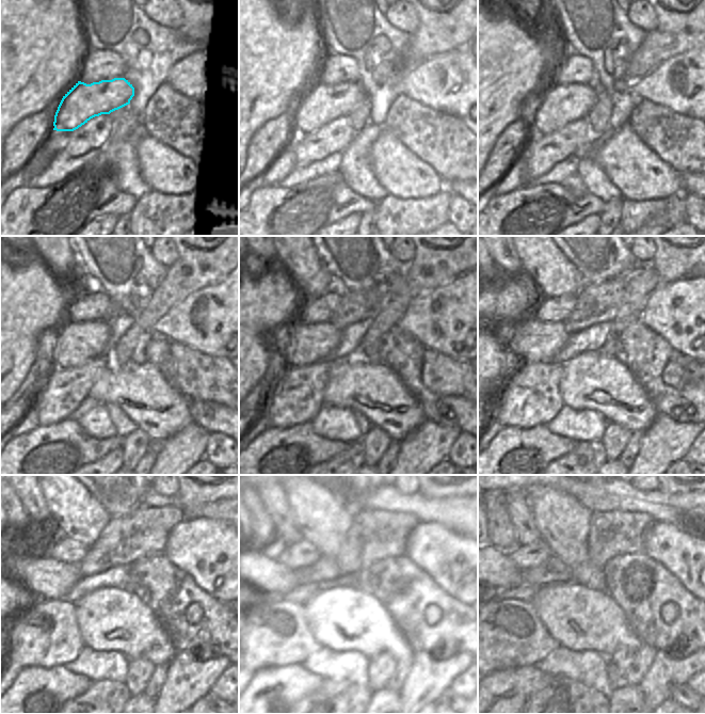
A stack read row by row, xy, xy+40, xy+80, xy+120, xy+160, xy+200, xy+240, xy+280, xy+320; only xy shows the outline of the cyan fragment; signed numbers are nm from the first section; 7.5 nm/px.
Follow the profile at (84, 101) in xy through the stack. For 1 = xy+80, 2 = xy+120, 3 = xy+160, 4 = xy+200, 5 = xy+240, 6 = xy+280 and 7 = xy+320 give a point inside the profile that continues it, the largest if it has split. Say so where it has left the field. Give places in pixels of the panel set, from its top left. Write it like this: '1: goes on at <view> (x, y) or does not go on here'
1: goes on at xy+80 (554, 106)
2: goes on at xy+120 (70, 345)
3: goes on at xy+160 (308, 344)
4: goes on at xy+200 (538, 342)
5: goes on at xy+240 (51, 578)
6: goes on at xy+280 (260, 571)
7: goes on at xy+320 (499, 573)

